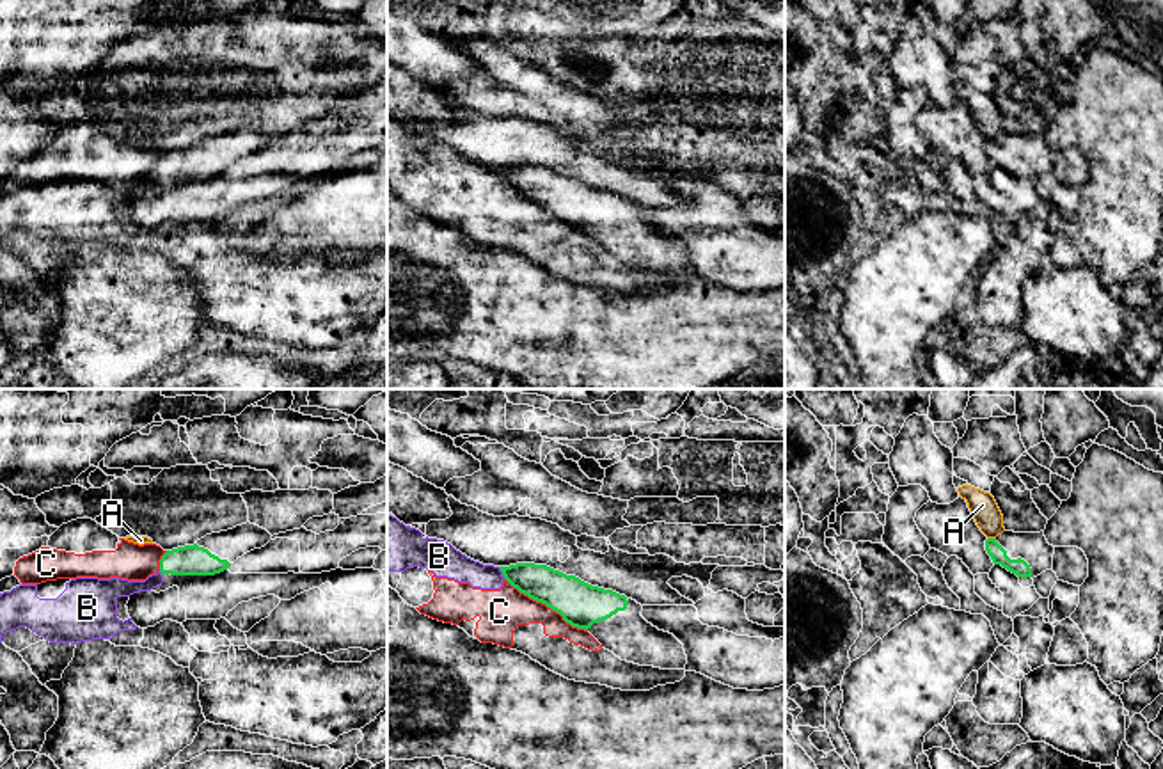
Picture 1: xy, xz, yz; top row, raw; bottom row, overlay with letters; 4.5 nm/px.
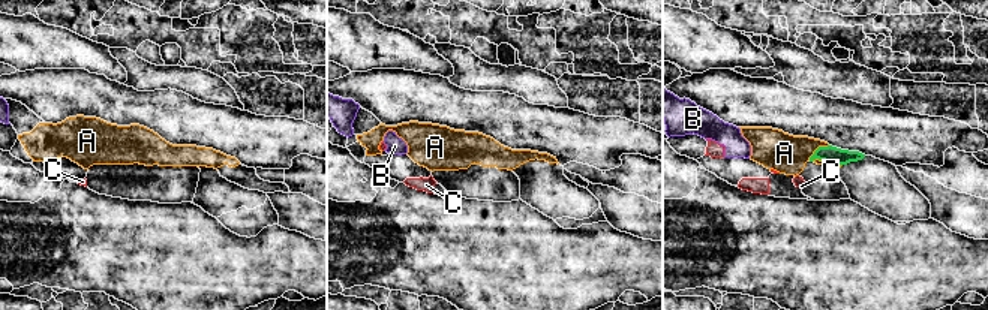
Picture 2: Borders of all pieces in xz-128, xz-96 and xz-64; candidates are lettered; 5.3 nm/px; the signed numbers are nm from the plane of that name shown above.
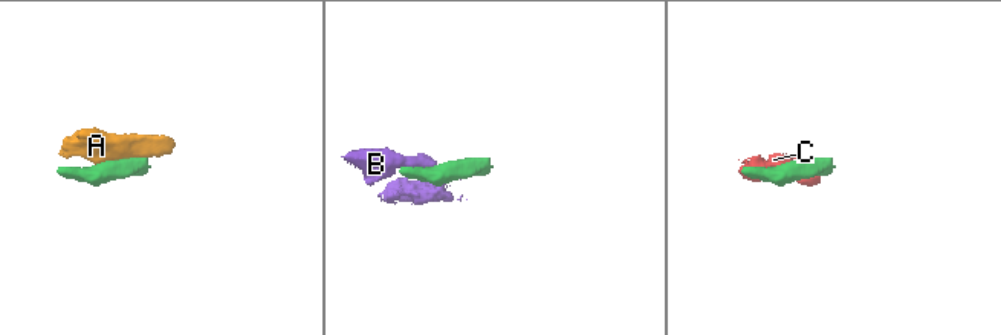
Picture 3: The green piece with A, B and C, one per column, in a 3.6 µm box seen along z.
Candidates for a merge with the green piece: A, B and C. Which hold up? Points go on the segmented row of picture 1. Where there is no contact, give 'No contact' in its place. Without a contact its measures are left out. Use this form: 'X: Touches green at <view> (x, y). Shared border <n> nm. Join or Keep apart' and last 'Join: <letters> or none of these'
A: Touches green at yz (991, 539). Shared border 40 nm. Keep apart
B: Touches green at xz (501, 570). Shared border 70 nm. Keep apart
C: Touches green at xz (545, 604). Shared border 440 nm. Keep apart
Join: none of these

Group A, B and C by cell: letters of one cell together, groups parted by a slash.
A / B C

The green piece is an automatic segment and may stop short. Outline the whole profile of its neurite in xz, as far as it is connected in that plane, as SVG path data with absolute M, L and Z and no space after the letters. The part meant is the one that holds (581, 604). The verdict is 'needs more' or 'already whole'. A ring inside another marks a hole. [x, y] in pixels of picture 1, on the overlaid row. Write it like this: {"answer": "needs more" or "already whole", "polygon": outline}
{"answer": "needs more", "polygon": "M547 565L499 567L504 579L529 599L559 613L566 623L588 630L602 648L639 666L685 670L684 645L643 616L643 606Z"}

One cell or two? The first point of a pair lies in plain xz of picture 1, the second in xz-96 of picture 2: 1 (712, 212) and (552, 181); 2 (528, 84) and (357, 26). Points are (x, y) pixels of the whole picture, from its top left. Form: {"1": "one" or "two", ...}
{"1": "two", "2": "two"}

